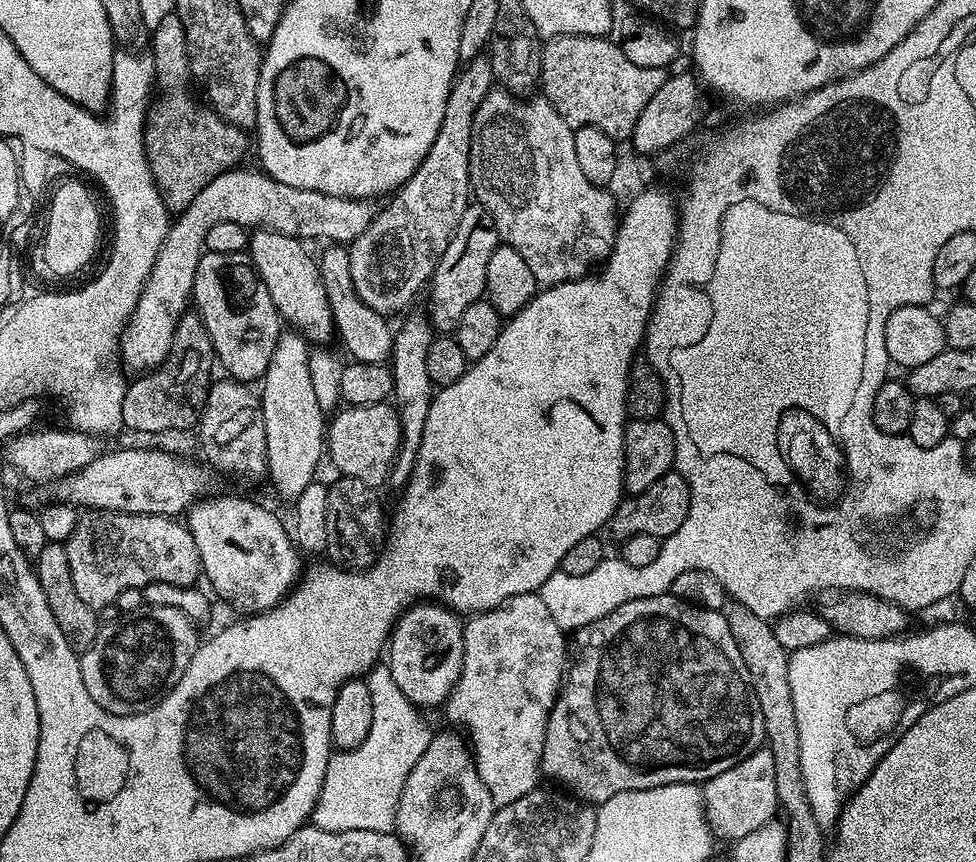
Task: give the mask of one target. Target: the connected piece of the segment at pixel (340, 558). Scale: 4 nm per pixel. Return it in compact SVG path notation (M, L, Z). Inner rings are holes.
M340 476L328 484L326 498L327 559L349 570L363 570L380 555L386 539L386 512L380 505L377 489L358 482L353 476Z

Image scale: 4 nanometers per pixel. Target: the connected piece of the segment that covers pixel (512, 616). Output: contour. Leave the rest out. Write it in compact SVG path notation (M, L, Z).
M527 592L526 594L518 594L514 598L510 598L506 603L499 604L488 612L477 612L469 615L464 626L462 650L464 653L462 654L460 677L456 685L452 687L452 693L449 694L447 700L442 705L442 713L444 712L445 718L450 723L461 724L462 727L468 728L466 736L470 741L472 758L476 761L478 778L482 778L482 782L486 782L486 790L490 790L490 798L493 805L499 806L509 804L510 802L518 802L518 798L537 791L539 784L536 783L542 780L540 759L542 758L542 746L546 738L548 715L552 713L552 707L556 697L560 695L566 675L566 633L558 626L558 622L554 622L554 618L550 615L550 610L546 610L546 602L542 602L540 595L534 592Z

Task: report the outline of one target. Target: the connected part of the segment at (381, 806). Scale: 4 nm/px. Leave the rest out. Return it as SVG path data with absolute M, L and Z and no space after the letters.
M387 663L373 664L366 673L366 683L374 705L374 722L370 722L370 734L366 734L361 744L333 751L328 759L326 778L310 817L311 823L322 830L393 831L402 786L406 786L414 762L422 758L422 750L430 746L434 735L424 721L425 713L412 704L410 698L402 694L398 682L394 682Z

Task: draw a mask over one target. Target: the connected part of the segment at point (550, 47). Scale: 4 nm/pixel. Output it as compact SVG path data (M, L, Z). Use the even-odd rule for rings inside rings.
M553 36L543 45L540 63L542 95L572 129L594 126L617 142L627 141L646 102L668 80L665 68L647 69L626 58L621 45L602 36Z

